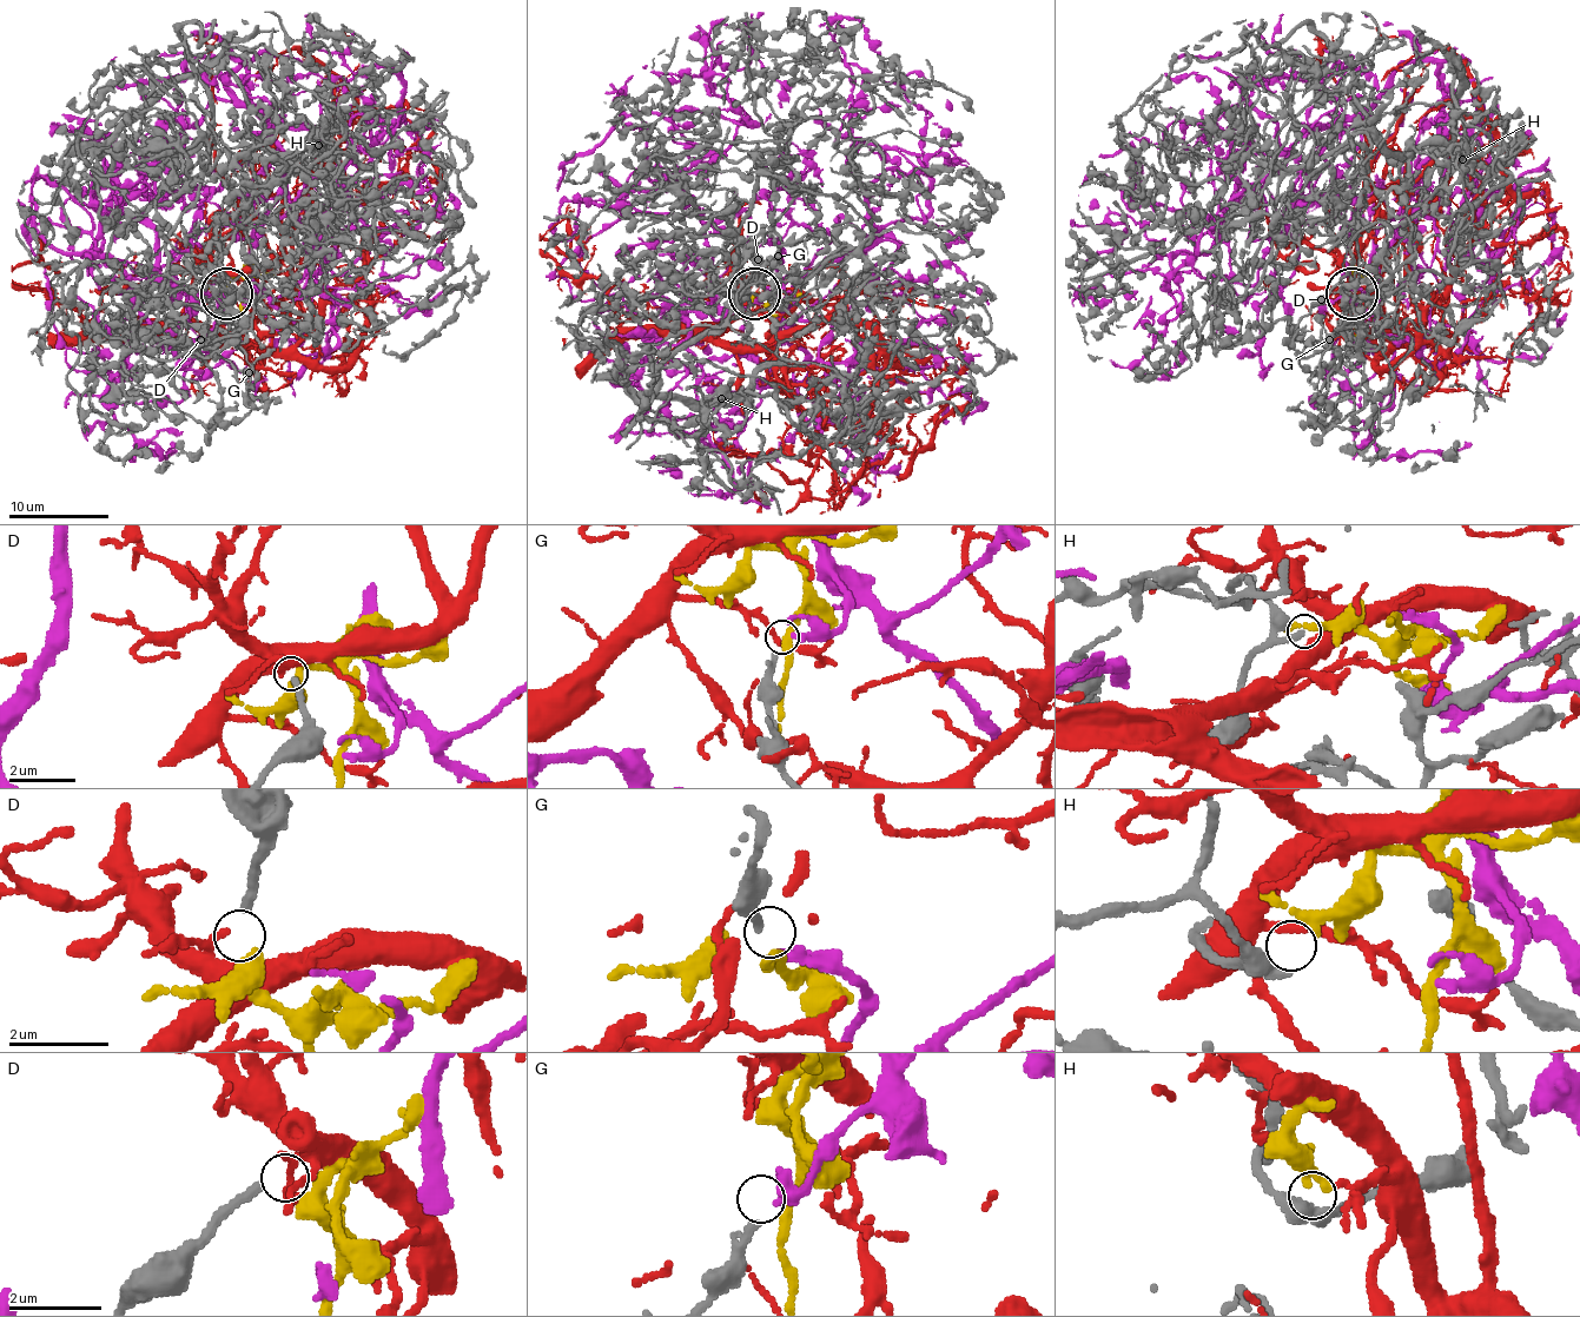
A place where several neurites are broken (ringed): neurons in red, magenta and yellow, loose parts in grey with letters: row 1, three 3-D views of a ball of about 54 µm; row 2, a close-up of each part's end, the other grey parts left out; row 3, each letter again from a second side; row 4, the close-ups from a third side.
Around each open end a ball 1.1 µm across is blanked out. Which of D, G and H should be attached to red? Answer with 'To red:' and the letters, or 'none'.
To red: none

